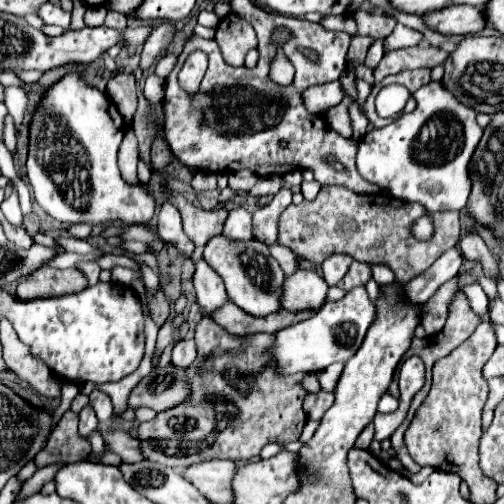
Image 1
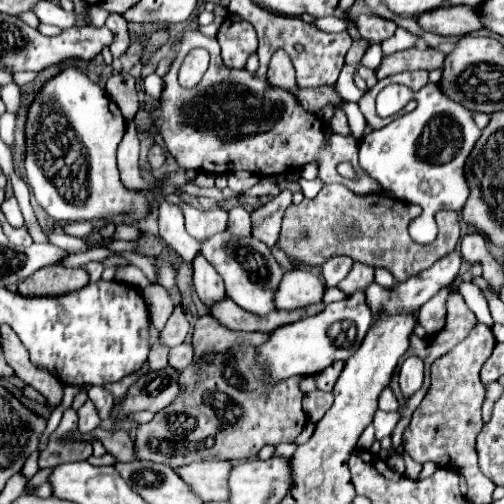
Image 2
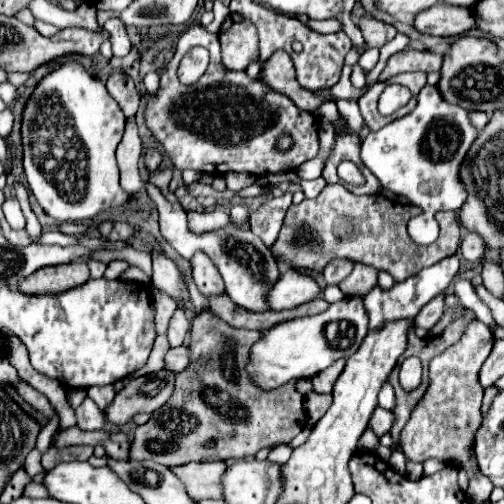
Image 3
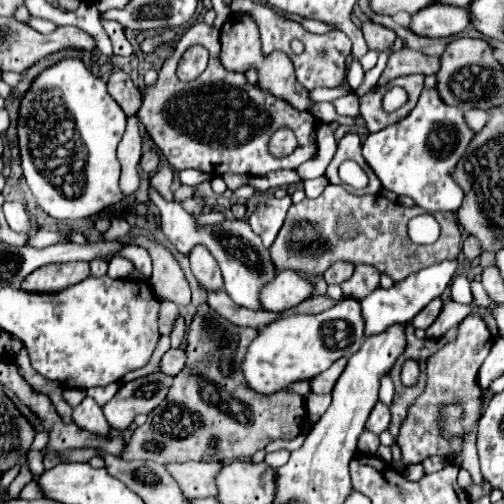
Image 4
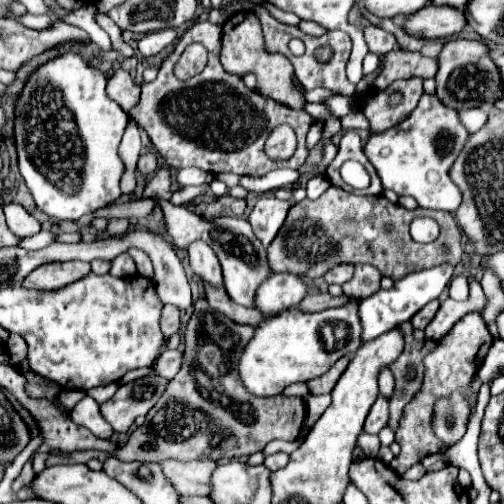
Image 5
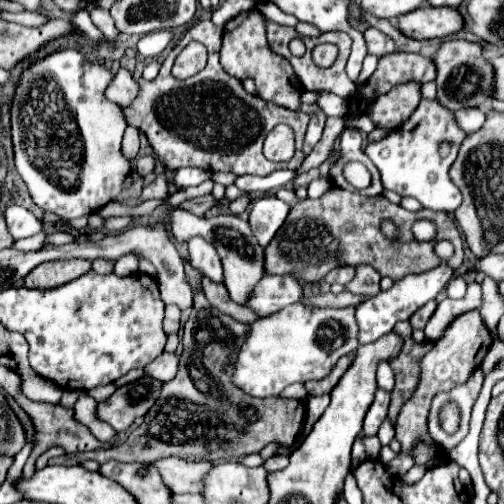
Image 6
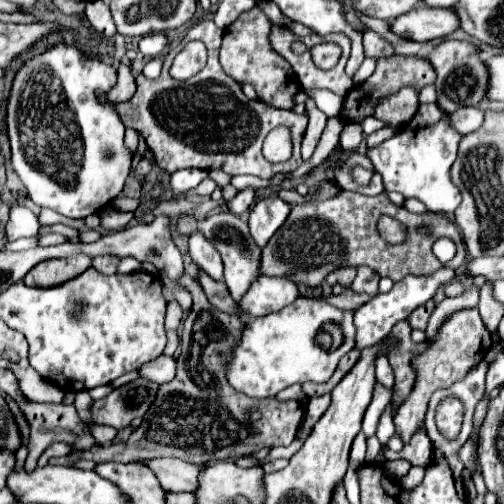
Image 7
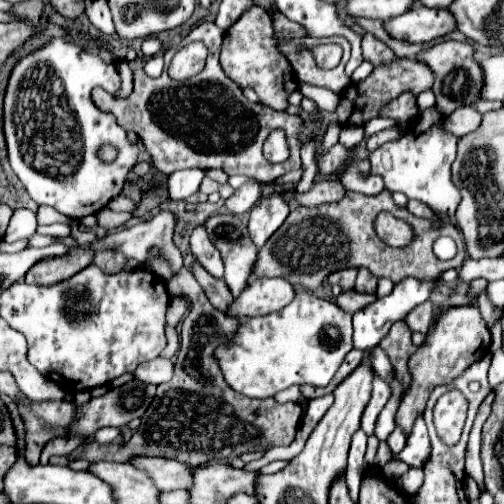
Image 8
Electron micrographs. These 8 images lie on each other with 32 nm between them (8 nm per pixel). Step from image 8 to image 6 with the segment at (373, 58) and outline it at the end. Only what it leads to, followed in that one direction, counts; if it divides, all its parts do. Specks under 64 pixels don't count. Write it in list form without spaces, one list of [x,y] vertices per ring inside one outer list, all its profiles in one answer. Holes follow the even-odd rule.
[[[366,28],[364,30],[364,40],[366,40],[368,54],[386,56],[386,54],[394,52],[394,42],[388,36],[384,36],[382,32],[378,32],[376,28]]]

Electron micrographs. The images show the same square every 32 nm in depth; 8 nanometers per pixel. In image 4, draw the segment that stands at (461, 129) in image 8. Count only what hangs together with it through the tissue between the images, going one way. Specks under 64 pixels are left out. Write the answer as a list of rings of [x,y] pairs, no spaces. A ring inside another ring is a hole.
[[[468,110],[468,112],[464,112],[464,120],[466,120],[466,124],[470,124],[468,126],[470,130],[478,132],[488,122],[488,112],[484,112],[484,110]]]

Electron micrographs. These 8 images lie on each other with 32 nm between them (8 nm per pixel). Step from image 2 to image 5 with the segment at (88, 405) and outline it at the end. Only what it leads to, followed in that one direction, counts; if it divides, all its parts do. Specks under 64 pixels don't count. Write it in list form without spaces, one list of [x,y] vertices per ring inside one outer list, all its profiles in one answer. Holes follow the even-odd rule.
[[[84,396],[74,408],[72,408],[72,420],[80,426],[86,426],[94,436],[102,438],[102,440],[110,440],[114,430],[108,422],[102,420],[100,410],[98,410],[98,402],[90,396]]]

